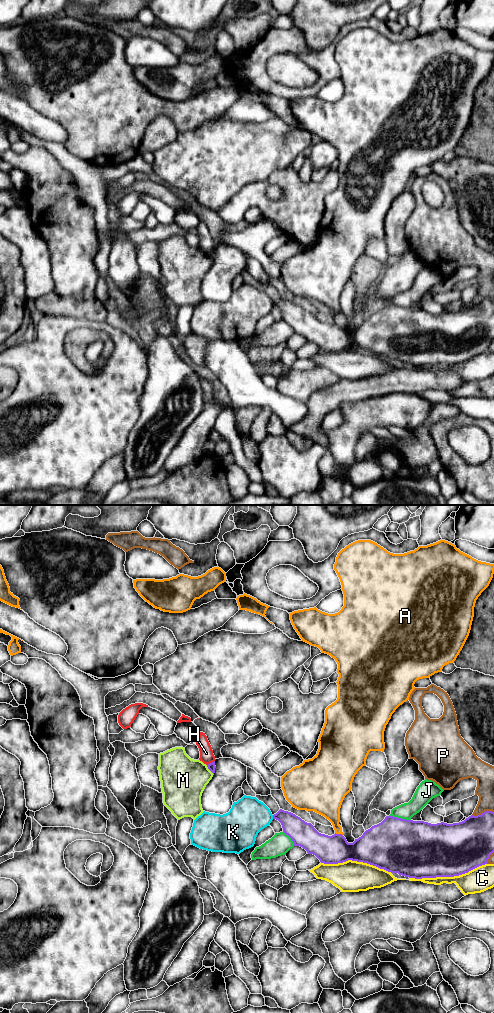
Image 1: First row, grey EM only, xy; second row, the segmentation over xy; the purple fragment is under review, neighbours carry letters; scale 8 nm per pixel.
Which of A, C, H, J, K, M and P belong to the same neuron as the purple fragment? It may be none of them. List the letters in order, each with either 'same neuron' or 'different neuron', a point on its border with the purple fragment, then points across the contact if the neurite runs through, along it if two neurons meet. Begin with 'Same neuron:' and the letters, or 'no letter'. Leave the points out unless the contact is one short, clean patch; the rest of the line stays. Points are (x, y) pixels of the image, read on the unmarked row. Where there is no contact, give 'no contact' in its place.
Same neuron: no letter
A: different neuron | xy (339, 322)
C: different neuron | xy (448, 364)
H: different neuron | xy (210, 251) | along xy (214, 248), (207, 253)
J: different neuron | xy (400, 306)
K: different neuron | xy (273, 305)
M: different neuron | xy (209, 257)
P: different neuron | xy (482, 301)

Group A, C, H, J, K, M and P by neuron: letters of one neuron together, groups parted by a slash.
A / C / H / J / K / M / P

